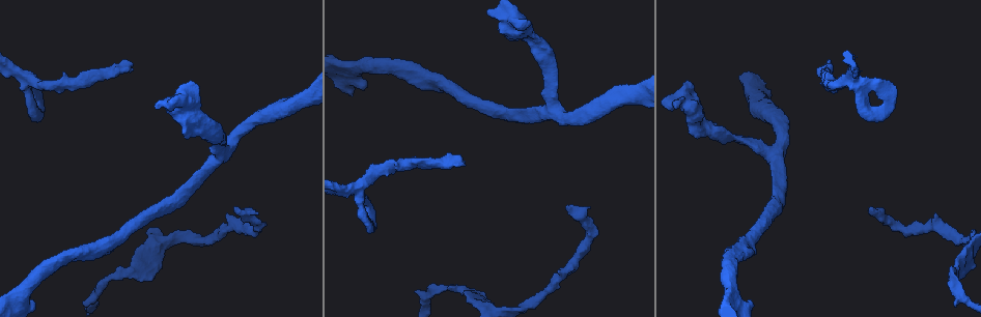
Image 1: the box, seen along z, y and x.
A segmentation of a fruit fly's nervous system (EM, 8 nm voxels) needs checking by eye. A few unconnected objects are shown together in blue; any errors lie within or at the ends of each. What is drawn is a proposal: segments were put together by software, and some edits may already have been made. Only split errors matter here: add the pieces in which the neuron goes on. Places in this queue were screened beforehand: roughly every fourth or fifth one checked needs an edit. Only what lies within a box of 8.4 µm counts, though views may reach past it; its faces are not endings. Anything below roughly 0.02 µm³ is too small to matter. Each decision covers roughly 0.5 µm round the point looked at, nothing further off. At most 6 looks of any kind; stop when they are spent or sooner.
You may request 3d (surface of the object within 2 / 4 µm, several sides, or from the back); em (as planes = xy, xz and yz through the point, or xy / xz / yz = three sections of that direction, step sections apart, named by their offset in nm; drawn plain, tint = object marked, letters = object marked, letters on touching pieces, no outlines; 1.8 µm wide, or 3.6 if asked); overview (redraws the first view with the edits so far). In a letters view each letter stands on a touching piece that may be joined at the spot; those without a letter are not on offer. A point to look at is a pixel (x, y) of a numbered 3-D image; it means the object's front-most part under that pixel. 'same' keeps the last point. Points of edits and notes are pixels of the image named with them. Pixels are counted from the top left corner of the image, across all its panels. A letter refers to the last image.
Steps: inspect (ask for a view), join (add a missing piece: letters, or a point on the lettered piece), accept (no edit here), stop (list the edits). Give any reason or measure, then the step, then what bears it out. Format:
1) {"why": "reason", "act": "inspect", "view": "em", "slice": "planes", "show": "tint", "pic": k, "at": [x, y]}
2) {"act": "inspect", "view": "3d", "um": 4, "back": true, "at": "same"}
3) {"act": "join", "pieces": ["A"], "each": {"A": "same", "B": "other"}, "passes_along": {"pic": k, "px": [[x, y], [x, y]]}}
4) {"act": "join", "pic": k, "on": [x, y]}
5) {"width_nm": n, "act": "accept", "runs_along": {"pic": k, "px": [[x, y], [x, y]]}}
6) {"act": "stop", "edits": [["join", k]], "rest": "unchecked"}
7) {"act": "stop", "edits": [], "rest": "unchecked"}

{"why": "an open end", "act": "inspect", "view": "3d", "um": 4, "pic": 1, "at": [155, 278]}

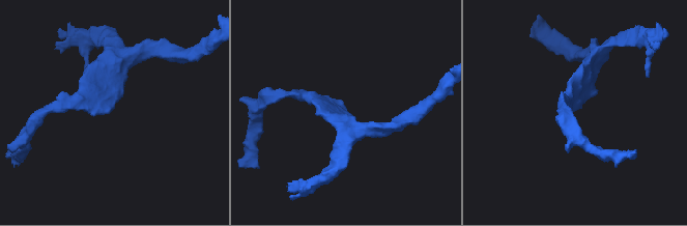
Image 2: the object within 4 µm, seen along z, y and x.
{"why": "shape alone is not enough", "act": "inspect", "view": "em", "slice": "xy", "step": 8, "show": "letters", "pic": 2, "at": [344, 107]}

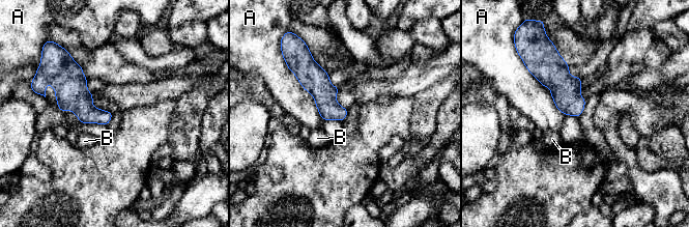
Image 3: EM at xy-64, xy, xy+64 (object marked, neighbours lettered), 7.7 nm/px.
{"longest_contact_nm": ["A", 500], "act": "accept", "each": {"A": "other", "B": "other"}, "border": {"pic": 3, "px": [[288, 67], [312, 95], [324, 120]]}, "found": "none of them fits"}

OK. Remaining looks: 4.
{"act": "inspect", "view": "3d", "um": 2, "pic": 1, "at": [38, 106]}

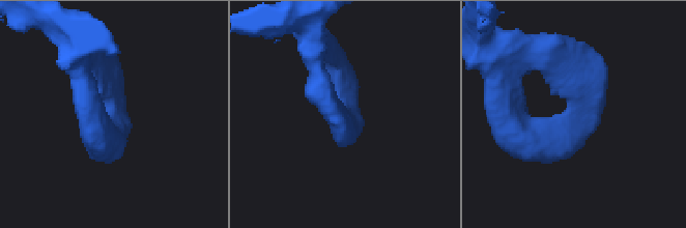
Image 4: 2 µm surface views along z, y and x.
{"why": "shape alone is not enough", "act": "inspect", "view": "em", "slice": "planes", "show": "tint", "pic": 4, "at": [581, 123]}

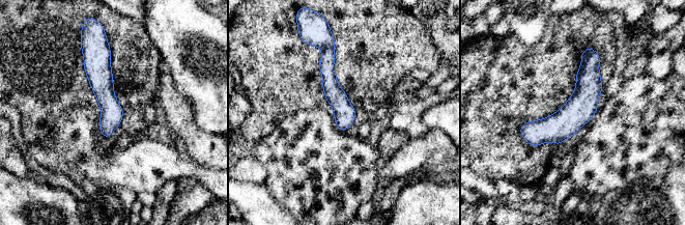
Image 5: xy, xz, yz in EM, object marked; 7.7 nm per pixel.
{"act": "inspect", "view": "em", "slice": "planes", "show": "letters", "at": "same"}

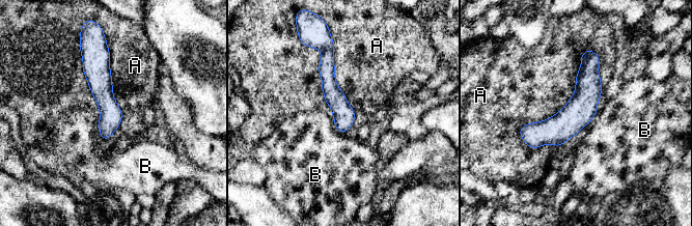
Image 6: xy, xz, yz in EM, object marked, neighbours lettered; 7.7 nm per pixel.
{"longest_contact_nm": ["A", 900], "act": "accept", "each": {"A": "other", "B": "other"}, "runs_along": {"pic": 6, "px": [[590, 53], [586, 96], [532, 145]]}, "found": "none of them fits"}

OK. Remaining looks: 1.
{"act": "stop", "edits": [], "rest": "unchecked"}

